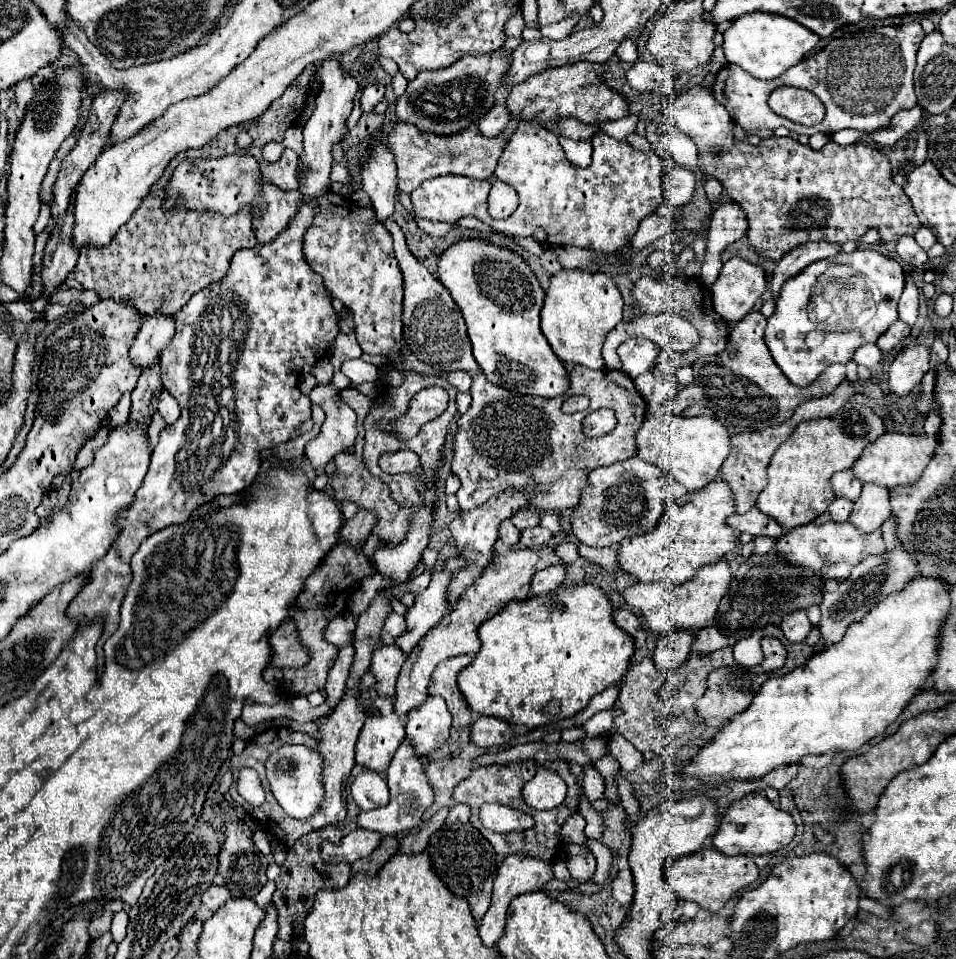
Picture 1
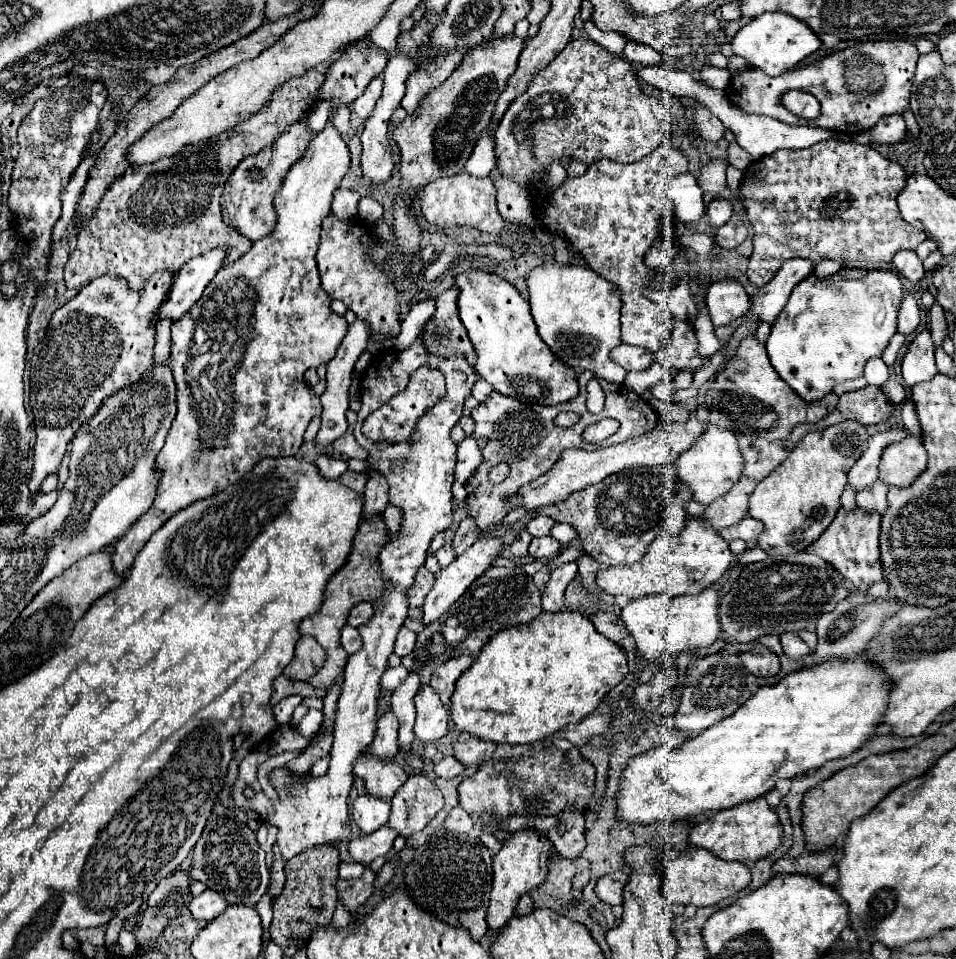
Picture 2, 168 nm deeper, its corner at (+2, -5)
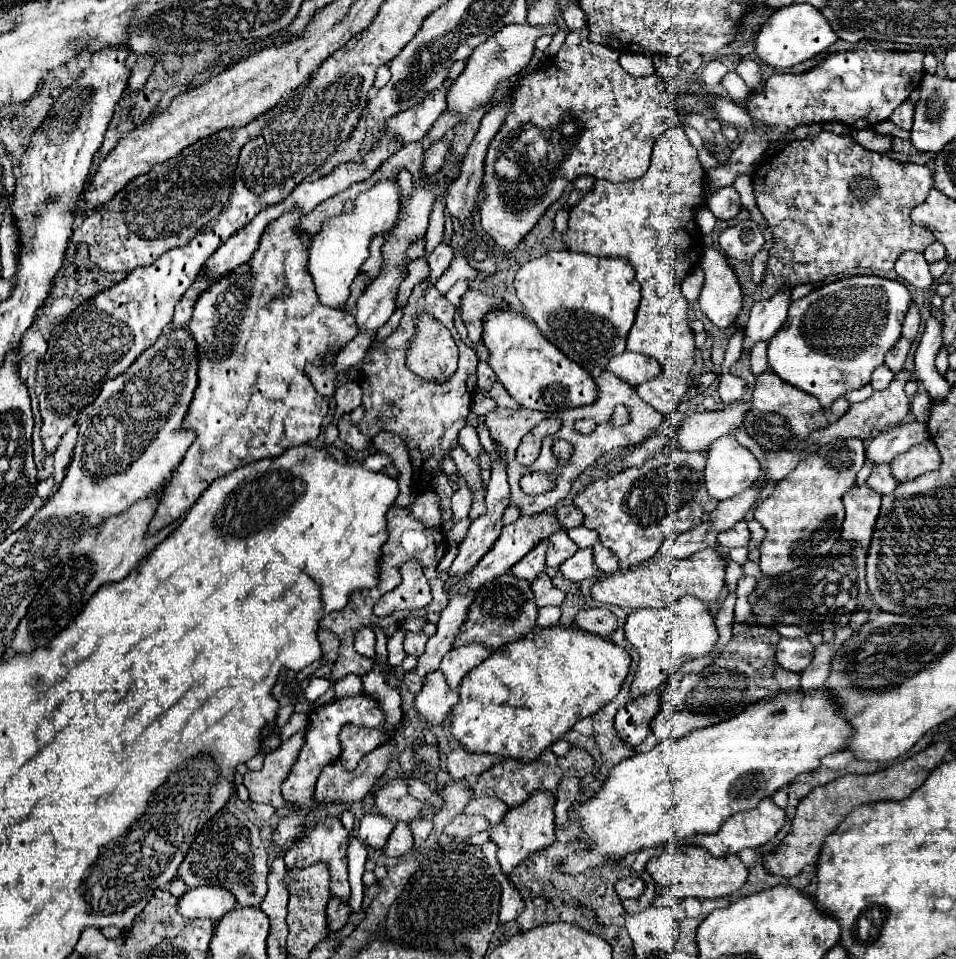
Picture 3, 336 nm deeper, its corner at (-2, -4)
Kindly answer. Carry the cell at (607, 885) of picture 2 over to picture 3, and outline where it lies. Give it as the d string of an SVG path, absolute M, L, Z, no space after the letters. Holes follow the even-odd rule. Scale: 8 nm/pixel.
M637 875L619 879L619 883L615 883L615 893L619 895L619 899L639 897L643 891L645 891L645 883L643 883L643 879L637 877Z

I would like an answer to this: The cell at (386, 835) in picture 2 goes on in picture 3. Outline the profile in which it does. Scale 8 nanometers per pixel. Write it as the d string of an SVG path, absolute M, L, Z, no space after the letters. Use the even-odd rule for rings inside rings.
M399 821L393 829L393 833L389 835L387 839L387 845L381 849L387 857L401 857L405 855L407 851L411 851L413 847L413 837L411 837L411 831L409 831L409 825Z

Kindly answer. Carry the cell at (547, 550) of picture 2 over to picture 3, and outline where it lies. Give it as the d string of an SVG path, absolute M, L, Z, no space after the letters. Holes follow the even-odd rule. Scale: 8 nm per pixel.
M559 531L549 537L547 549L547 567L559 567L565 559L569 559L579 547L567 537L565 531Z

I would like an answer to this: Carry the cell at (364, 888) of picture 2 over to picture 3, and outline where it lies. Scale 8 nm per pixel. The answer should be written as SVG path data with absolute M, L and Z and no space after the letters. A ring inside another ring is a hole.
M335 897L329 901L327 919L329 919L329 929L331 931L339 931L349 921L349 915L351 915L351 907L345 901L335 899Z

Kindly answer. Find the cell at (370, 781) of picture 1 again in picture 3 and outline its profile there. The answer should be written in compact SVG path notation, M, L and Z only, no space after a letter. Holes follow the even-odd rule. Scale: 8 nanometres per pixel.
M365 813L359 823L359 841L373 847L381 849L387 843L389 833L393 831L393 821L387 819L385 815L379 813Z

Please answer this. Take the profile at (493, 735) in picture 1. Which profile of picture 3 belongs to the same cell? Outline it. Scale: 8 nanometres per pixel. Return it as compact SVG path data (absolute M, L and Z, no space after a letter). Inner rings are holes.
M457 747L449 753L447 759L447 773L453 779L465 779L473 775L481 775L493 765L491 755L471 755L465 747Z

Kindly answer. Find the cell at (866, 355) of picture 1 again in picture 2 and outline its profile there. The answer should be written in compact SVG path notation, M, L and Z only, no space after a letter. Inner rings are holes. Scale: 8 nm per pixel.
M871 358L865 364L865 380L875 386L885 386L885 382L889 380L889 368L883 364L881 358Z

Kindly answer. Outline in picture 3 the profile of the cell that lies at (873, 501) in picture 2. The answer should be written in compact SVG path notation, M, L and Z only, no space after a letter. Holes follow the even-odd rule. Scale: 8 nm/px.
M883 463L883 465L875 465L875 469L871 471L871 475L867 479L867 485L873 491L879 491L881 495L889 495L895 489L897 481L891 475L891 467L887 463Z

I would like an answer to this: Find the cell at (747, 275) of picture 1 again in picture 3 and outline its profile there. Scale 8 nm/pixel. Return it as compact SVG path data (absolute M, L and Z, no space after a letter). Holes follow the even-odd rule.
M705 249L699 261L705 273L705 285L699 295L699 307L717 327L731 327L743 305L743 291L737 275L717 249Z

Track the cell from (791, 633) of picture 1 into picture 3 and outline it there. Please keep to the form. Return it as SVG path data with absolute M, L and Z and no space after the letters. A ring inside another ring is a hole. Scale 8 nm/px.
M781 639L775 651L779 665L787 671L803 671L813 659L815 647L809 639Z

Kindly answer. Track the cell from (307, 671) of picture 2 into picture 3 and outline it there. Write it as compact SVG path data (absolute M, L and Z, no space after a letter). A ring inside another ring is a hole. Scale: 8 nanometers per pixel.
M319 631L317 639L323 649L323 663L335 663L337 651L339 651L339 639L329 631Z

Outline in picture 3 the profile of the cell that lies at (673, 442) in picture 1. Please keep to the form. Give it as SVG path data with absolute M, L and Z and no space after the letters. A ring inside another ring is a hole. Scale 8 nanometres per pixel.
M731 435L709 445L705 457L705 485L713 499L729 499L739 495L761 475L757 457L737 443Z

